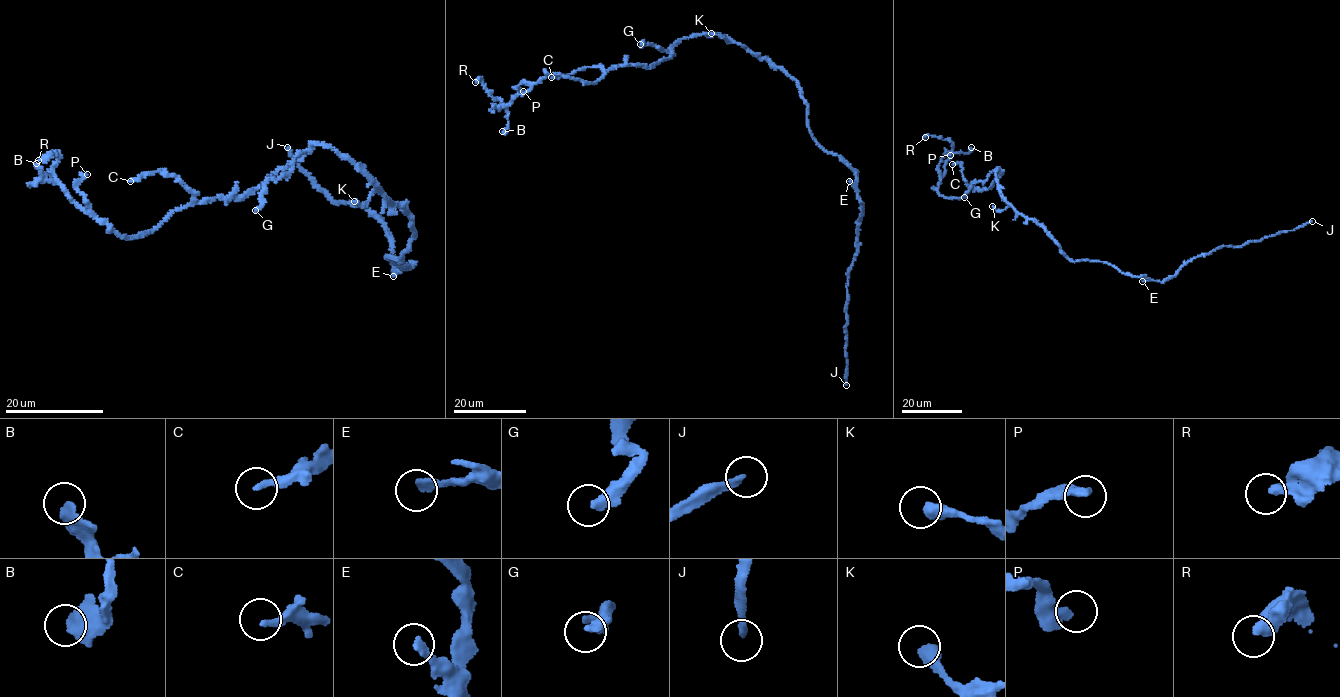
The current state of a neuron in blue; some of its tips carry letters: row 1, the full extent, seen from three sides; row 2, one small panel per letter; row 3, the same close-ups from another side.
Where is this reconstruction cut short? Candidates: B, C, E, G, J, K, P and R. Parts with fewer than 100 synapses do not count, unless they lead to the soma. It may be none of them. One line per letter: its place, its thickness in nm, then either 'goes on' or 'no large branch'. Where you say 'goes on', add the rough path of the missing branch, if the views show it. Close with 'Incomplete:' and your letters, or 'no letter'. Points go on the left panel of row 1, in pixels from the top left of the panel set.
B: at (36, 163); 360 nm thick; no large branch
C: at (130, 181); 240 nm thick; no large branch
E: at (393, 276); 280 nm thick; no large branch
G: at (255, 210); 360 nm thick; no large branch
J: at (287, 147); 240 nm thick; goes on
K: at (354, 201); 460 nm thick; no large branch
P: at (87, 174); 320 nm thick; no large branch
R: at (38, 160); 360 nm thick; no large branch
Incomplete: J

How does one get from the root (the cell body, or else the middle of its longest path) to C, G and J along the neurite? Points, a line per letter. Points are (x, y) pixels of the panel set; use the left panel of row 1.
C: (397, 205), (390, 205), (365, 171), (317, 143), (238, 197), (197, 203), (179, 180), (161, 171), (130, 181)
G: (397, 205), (390, 205), (365, 171), (314, 143), (295, 155), (289, 173), (268, 178), (262, 204), (255, 210)
J: (397, 205), (415, 236), (400, 261), (385, 256), (409, 268), (394, 271), (379, 218), (330, 200), (287, 147)

